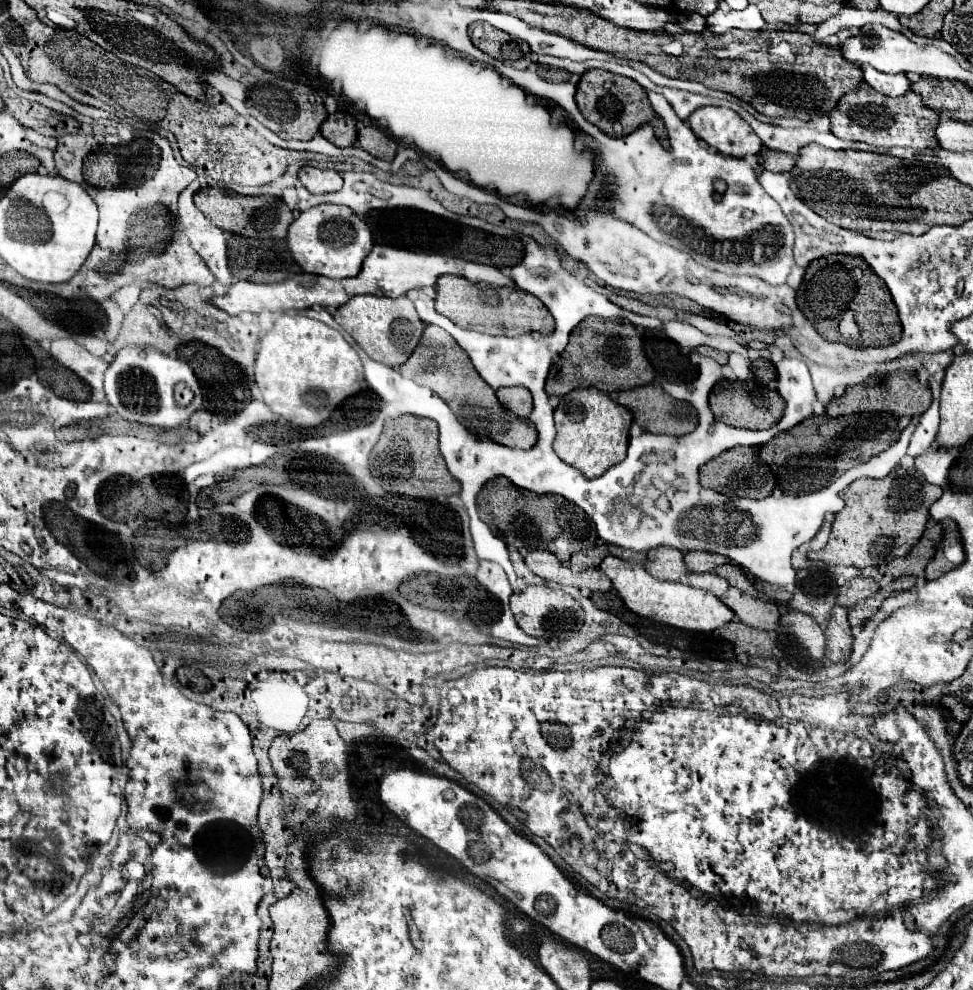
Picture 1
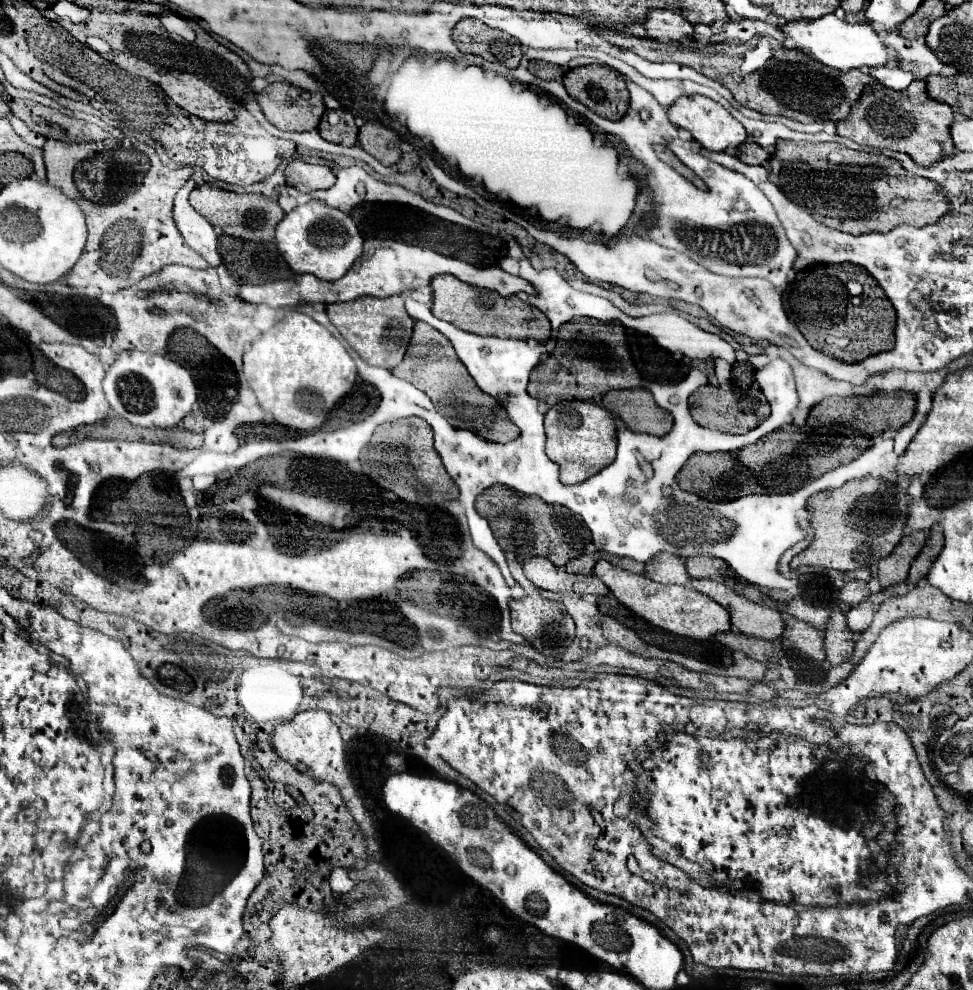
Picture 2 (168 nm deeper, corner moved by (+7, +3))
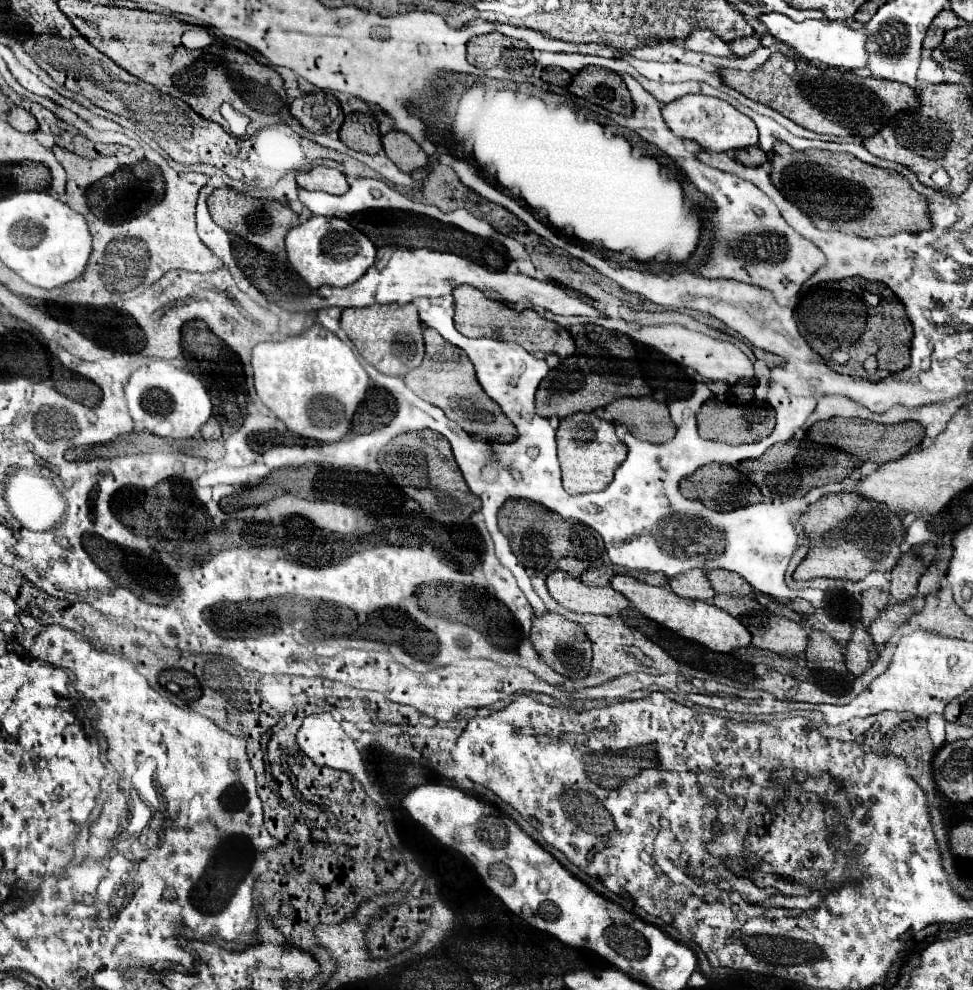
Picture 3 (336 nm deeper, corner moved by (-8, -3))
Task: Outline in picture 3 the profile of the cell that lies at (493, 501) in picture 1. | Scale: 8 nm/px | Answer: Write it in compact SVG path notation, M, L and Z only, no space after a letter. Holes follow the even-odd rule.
M511 498L499 510L499 528L509 538L517 560L525 568L543 574L543 578L555 570L563 570L579 578L585 570L599 568L603 564L605 548L599 534L587 524L579 520L565 520L545 506L531 504L521 498Z

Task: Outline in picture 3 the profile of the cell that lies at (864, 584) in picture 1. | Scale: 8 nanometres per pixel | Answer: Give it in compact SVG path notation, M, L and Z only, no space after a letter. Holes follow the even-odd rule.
M867 590L861 594L861 622L865 628L885 610L889 604L889 594L883 590Z

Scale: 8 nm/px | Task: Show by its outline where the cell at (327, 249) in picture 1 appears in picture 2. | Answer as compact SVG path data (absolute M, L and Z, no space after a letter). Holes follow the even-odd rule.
M312 200L294 208L276 226L276 248L296 274L316 274L320 280L338 280L362 254L362 236L350 216Z

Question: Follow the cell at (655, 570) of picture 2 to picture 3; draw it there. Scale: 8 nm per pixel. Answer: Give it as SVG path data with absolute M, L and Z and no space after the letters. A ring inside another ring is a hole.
M687 570L675 578L669 578L669 586L677 596L691 598L691 600L705 600L711 602L715 592L711 590L711 584L703 570Z

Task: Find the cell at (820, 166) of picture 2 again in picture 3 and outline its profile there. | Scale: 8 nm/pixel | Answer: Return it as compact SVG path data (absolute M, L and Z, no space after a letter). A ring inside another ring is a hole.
M785 142L775 144L769 152L769 162L773 164L771 182L789 202L807 212L821 230L841 230L857 236L891 236L931 228L929 202L919 196L899 172L865 164L841 152L797 152Z

